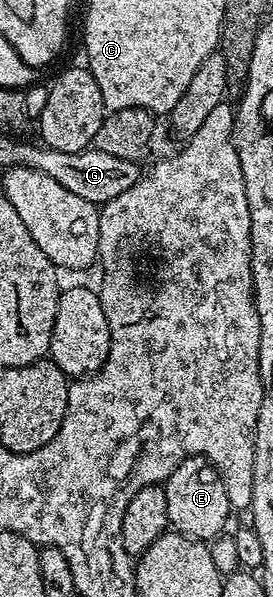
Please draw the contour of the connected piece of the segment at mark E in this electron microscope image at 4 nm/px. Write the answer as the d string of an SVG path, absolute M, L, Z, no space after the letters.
M187 458L177 467L165 483L167 520L172 531L187 538L214 540L224 533L227 517L233 514L225 484L208 458Z

